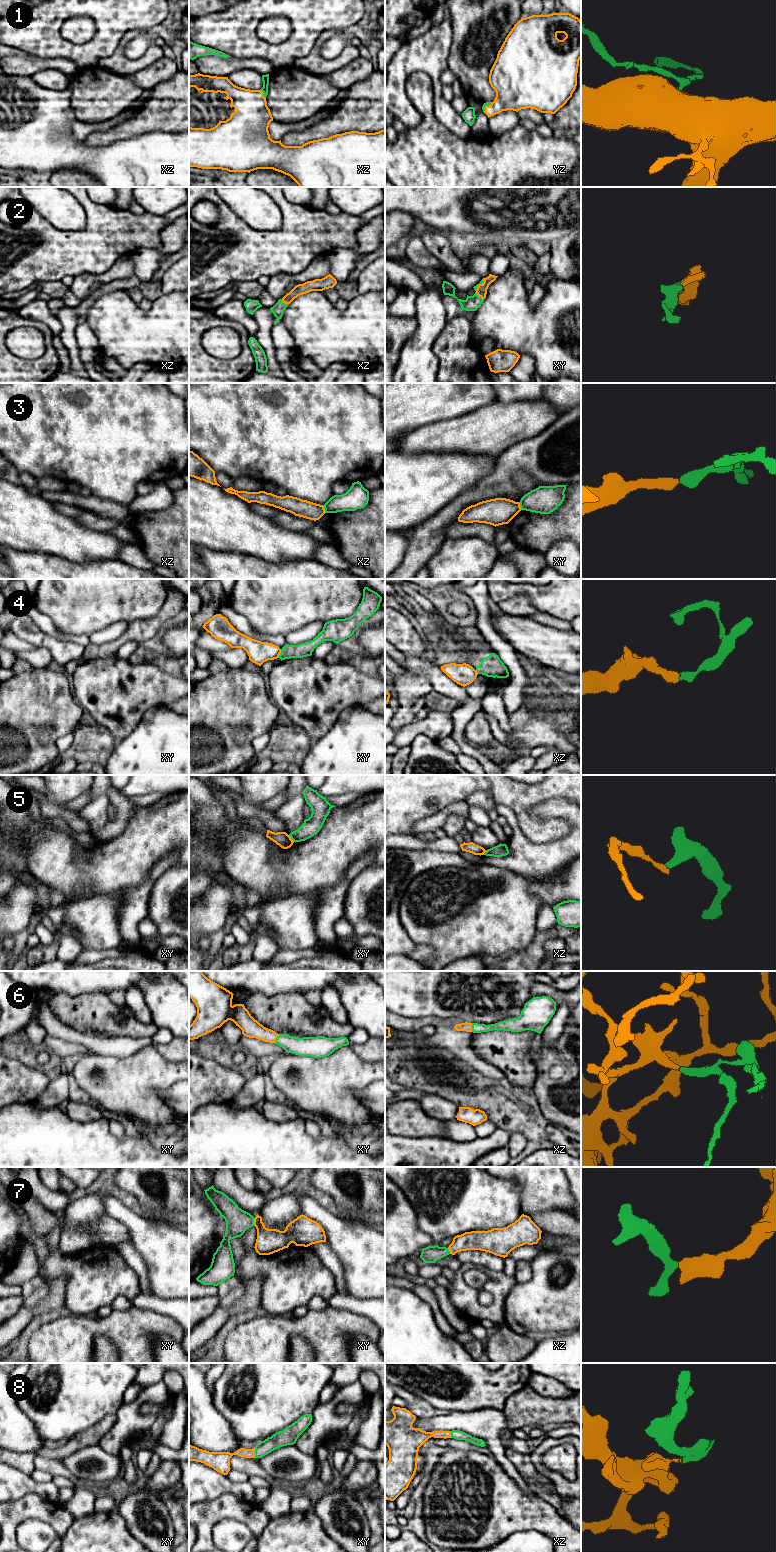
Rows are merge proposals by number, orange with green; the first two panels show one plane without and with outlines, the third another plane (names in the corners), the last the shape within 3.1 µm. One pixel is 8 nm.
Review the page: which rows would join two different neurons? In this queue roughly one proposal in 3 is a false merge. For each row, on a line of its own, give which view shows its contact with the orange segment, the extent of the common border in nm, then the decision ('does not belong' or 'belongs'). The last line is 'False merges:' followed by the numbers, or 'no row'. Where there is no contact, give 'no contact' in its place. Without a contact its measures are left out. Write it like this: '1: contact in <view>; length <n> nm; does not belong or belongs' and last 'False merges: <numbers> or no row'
1: contact in xz; length 80 nm; belongs
2: contact in xz; length 80 nm; belongs
3: contact in xz; length 70 nm; does not belong
4: contact in xy; length 80 nm; does not belong
5: contact in xy; length 80 nm; does not belong
6: contact in xy; length 90 nm; belongs
7: contact in xy; length 60 nm; belongs
8: contact in xy; length 90 nm; belongs
False merges: 3, 4, 5

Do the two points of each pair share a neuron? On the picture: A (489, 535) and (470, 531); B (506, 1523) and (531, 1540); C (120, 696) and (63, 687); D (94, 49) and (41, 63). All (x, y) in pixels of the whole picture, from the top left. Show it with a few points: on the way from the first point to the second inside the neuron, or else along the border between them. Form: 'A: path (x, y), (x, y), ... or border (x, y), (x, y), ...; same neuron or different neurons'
A: path (484, 531), (475, 531); same neuron
B: border (542, 1532), (531, 1529), (515, 1531), (499, 1541); different neurons
C: border (69, 677), (73, 697), (83, 708); different neurons
D: border (35, 56), (67, 58), (78, 68); different neurons

